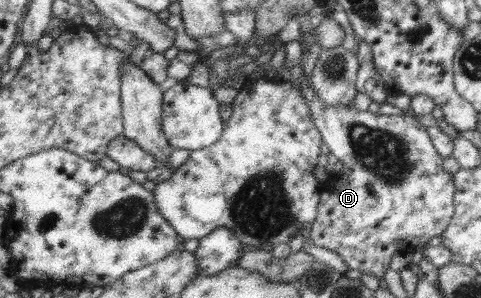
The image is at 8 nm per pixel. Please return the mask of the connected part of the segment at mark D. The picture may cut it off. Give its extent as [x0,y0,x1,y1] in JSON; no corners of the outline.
[298,30,455,280]

